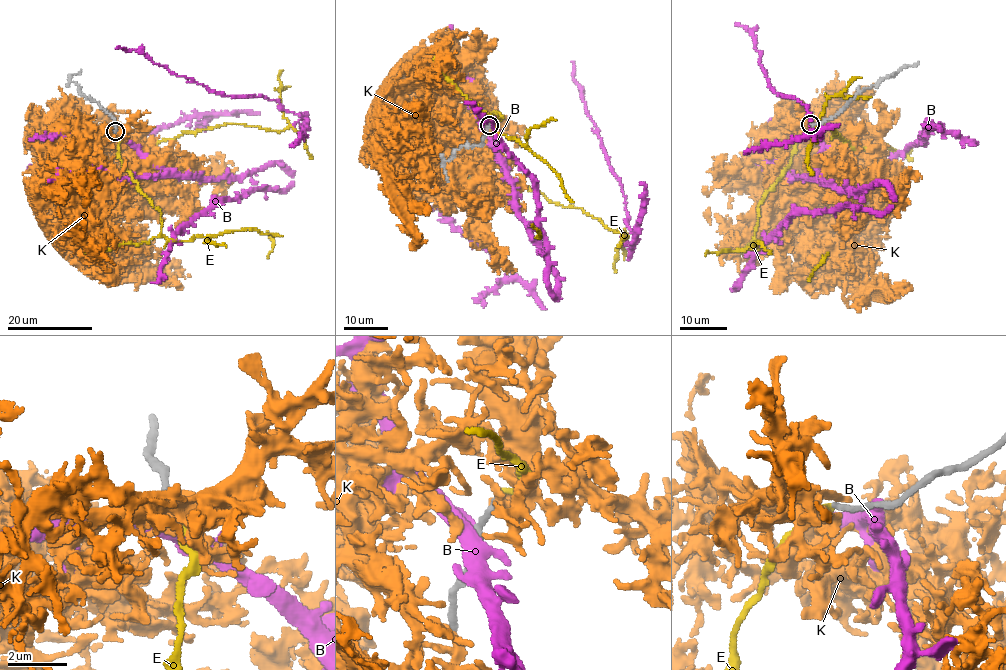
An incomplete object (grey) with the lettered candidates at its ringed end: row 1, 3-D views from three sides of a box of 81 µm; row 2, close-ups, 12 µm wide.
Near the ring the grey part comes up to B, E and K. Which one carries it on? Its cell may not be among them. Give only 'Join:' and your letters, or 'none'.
Join: E

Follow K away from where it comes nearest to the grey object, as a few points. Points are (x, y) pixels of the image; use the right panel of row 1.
K: (812, 123), (809, 130), (822, 139), (836, 170), (835, 221), (849, 247), (857, 289), (902, 295), (910, 288)

